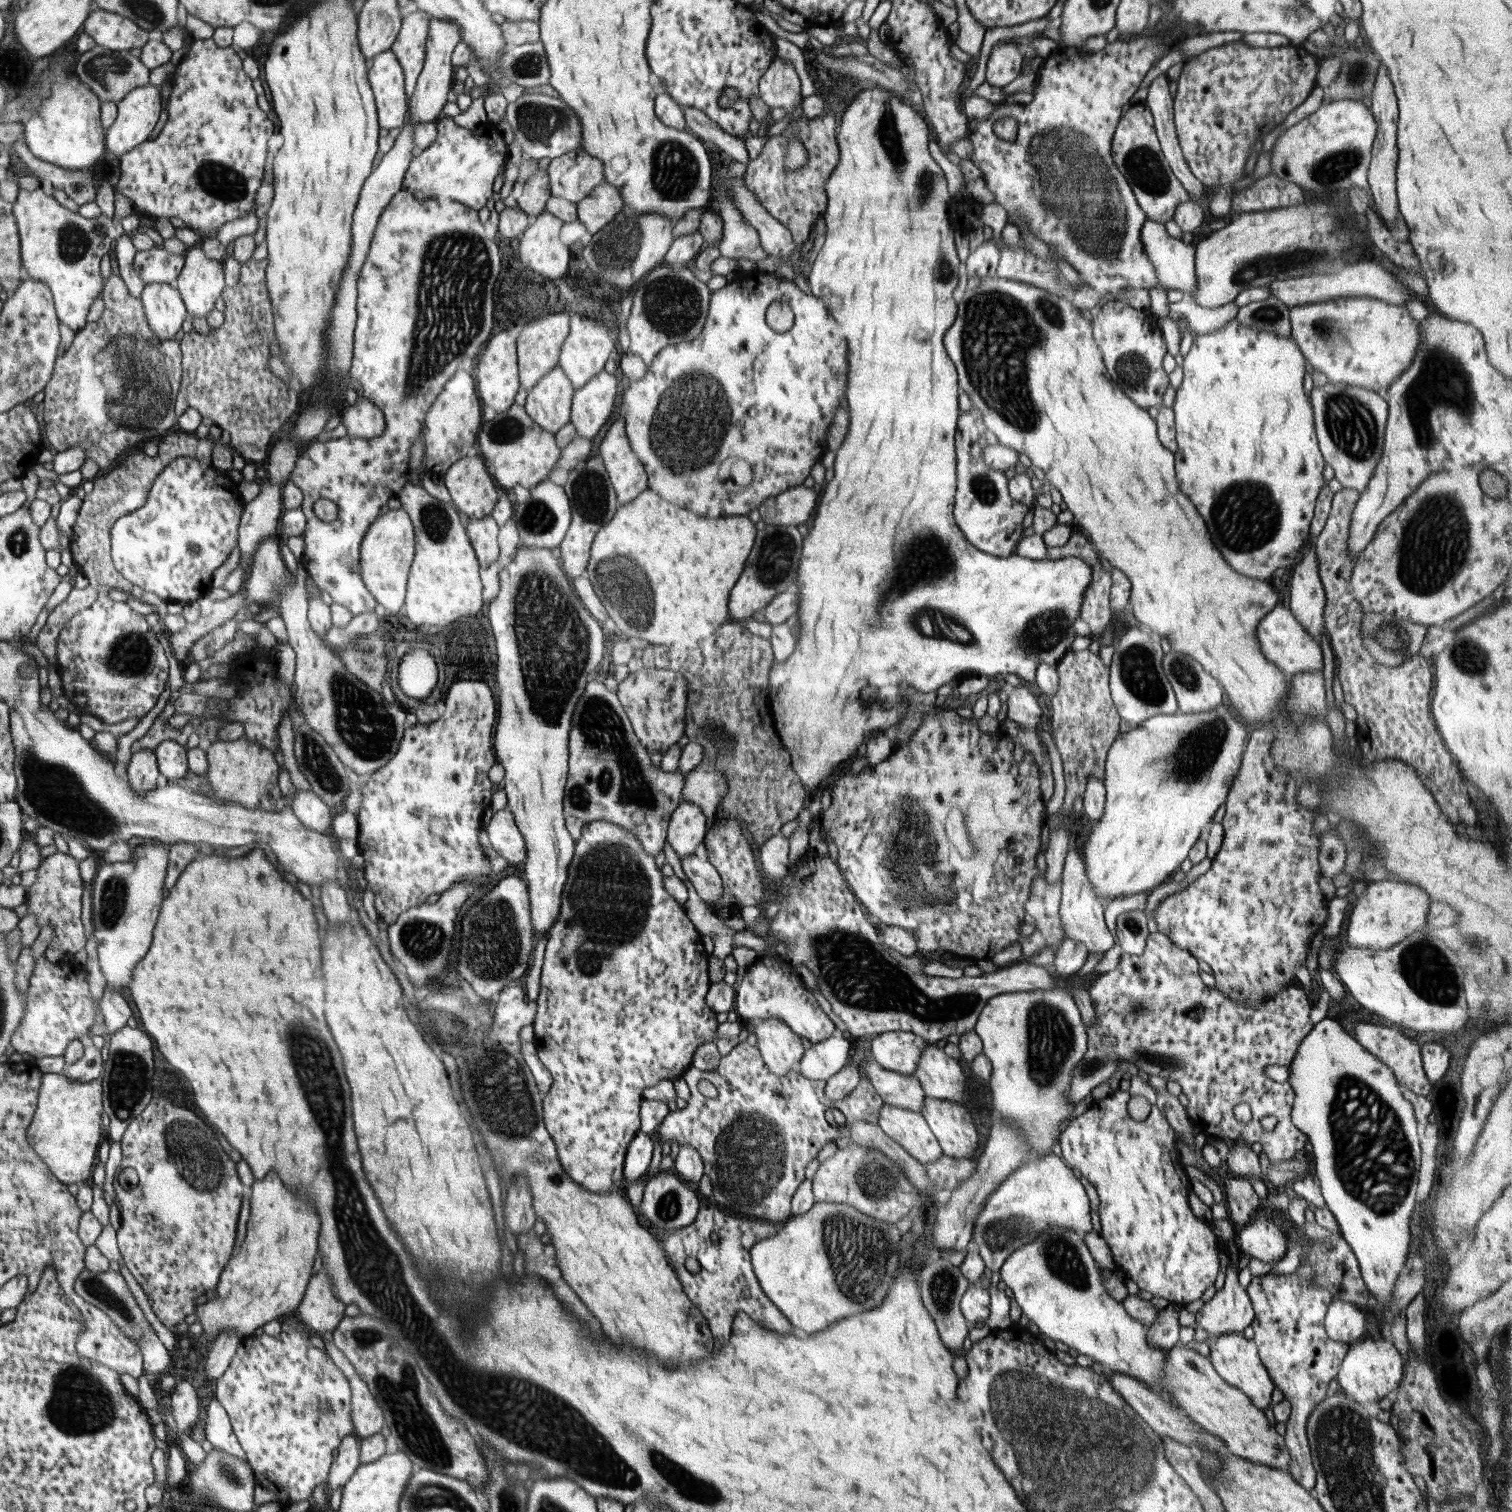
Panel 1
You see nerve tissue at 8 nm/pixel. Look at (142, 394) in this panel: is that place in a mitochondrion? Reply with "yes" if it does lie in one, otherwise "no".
yes

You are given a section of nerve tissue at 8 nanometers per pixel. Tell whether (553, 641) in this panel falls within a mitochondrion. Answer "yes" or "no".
yes

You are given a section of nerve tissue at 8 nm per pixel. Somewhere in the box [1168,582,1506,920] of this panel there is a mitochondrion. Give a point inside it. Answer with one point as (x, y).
(1468, 655)

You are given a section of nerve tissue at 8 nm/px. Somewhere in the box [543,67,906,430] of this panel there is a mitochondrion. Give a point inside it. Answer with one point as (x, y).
(674, 307)

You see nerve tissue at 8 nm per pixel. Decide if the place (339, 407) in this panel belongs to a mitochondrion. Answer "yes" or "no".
no

